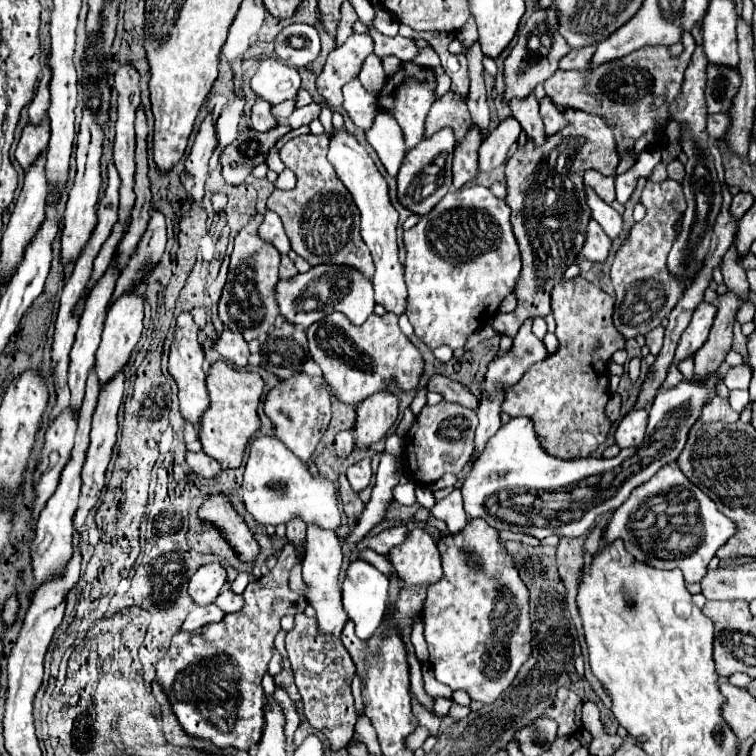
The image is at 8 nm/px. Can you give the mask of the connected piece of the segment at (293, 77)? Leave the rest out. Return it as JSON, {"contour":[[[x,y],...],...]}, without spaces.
{"contour":[[[268,57],[260,61],[250,85],[258,97],[276,105],[296,97],[300,89],[300,73],[294,67],[286,67],[280,59]]]}

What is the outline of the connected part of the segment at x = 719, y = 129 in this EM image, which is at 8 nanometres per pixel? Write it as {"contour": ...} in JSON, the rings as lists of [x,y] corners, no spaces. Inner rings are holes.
{"contour":[[[714,113],[708,115],[706,121],[706,131],[712,139],[720,139],[722,135],[726,135],[726,131],[730,129],[730,113]]]}

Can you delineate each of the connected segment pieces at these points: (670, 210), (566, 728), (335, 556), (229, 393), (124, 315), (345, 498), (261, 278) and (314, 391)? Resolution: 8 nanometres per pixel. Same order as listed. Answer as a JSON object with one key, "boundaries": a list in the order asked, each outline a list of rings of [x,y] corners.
{"boundaries":[[[[666,179],[662,183],[648,181],[642,191],[642,205],[648,209],[646,217],[630,231],[628,241],[616,253],[610,277],[616,289],[614,325],[626,337],[636,337],[662,323],[684,293],[684,283],[678,283],[666,269],[666,255],[676,239],[674,223],[684,215],[686,201],[682,185]]],[[[562,687],[542,717],[558,723],[558,737],[572,737],[582,729],[582,705],[584,701],[574,691]]],[[[307,525],[306,555],[304,555],[304,563],[302,563],[302,577],[310,585],[308,601],[316,609],[316,619],[318,619],[320,631],[332,633],[334,637],[340,637],[342,627],[348,619],[348,615],[342,607],[342,597],[340,597],[340,587],[338,587],[340,565],[342,565],[342,549],[340,549],[336,533],[324,531],[316,525]]],[[[216,361],[208,371],[206,387],[210,395],[210,407],[204,413],[202,427],[198,431],[202,451],[214,457],[222,467],[236,469],[242,465],[248,443],[260,431],[258,405],[260,405],[260,395],[264,393],[264,381],[258,373],[232,367],[226,361]]],[[[146,275],[142,277],[142,287],[134,291],[134,295],[124,295],[122,299],[116,299],[112,307],[108,309],[104,331],[102,331],[102,343],[96,351],[96,365],[94,371],[100,379],[100,385],[110,381],[130,359],[132,349],[136,347],[140,335],[142,335],[142,317],[144,317],[144,289],[146,289]]],[[[340,475],[340,501],[342,501],[342,509],[346,513],[346,517],[352,517],[352,519],[358,519],[364,511],[364,503],[360,501],[358,493],[352,491],[350,483],[346,481],[344,475]]],[[[256,215],[234,239],[234,249],[230,255],[230,269],[228,269],[228,281],[222,291],[220,299],[220,319],[224,325],[232,331],[242,333],[246,341],[252,341],[260,335],[264,335],[272,325],[278,311],[278,301],[274,295],[274,287],[278,283],[278,265],[280,265],[280,253],[278,249],[264,241],[258,235],[258,227],[264,221],[264,217]]],[[[296,373],[290,379],[284,379],[266,395],[264,413],[272,419],[276,427],[276,437],[306,463],[330,423],[330,395],[326,391],[324,379],[304,373]]]]}

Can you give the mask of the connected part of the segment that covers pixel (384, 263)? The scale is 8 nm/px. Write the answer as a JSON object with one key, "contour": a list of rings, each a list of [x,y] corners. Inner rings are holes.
{"contour":[[[336,131],[330,137],[330,151],[328,159],[334,165],[340,181],[346,185],[350,195],[354,197],[356,207],[360,209],[362,223],[360,223],[360,233],[362,239],[366,241],[372,257],[374,257],[374,267],[376,273],[372,277],[374,285],[374,299],[380,303],[386,311],[396,313],[398,317],[406,309],[406,283],[404,283],[404,267],[398,259],[398,243],[396,243],[396,227],[398,227],[398,211],[390,203],[390,193],[388,193],[388,183],[376,169],[374,161],[366,153],[364,147],[358,145],[356,137],[352,137],[348,131]]]}

